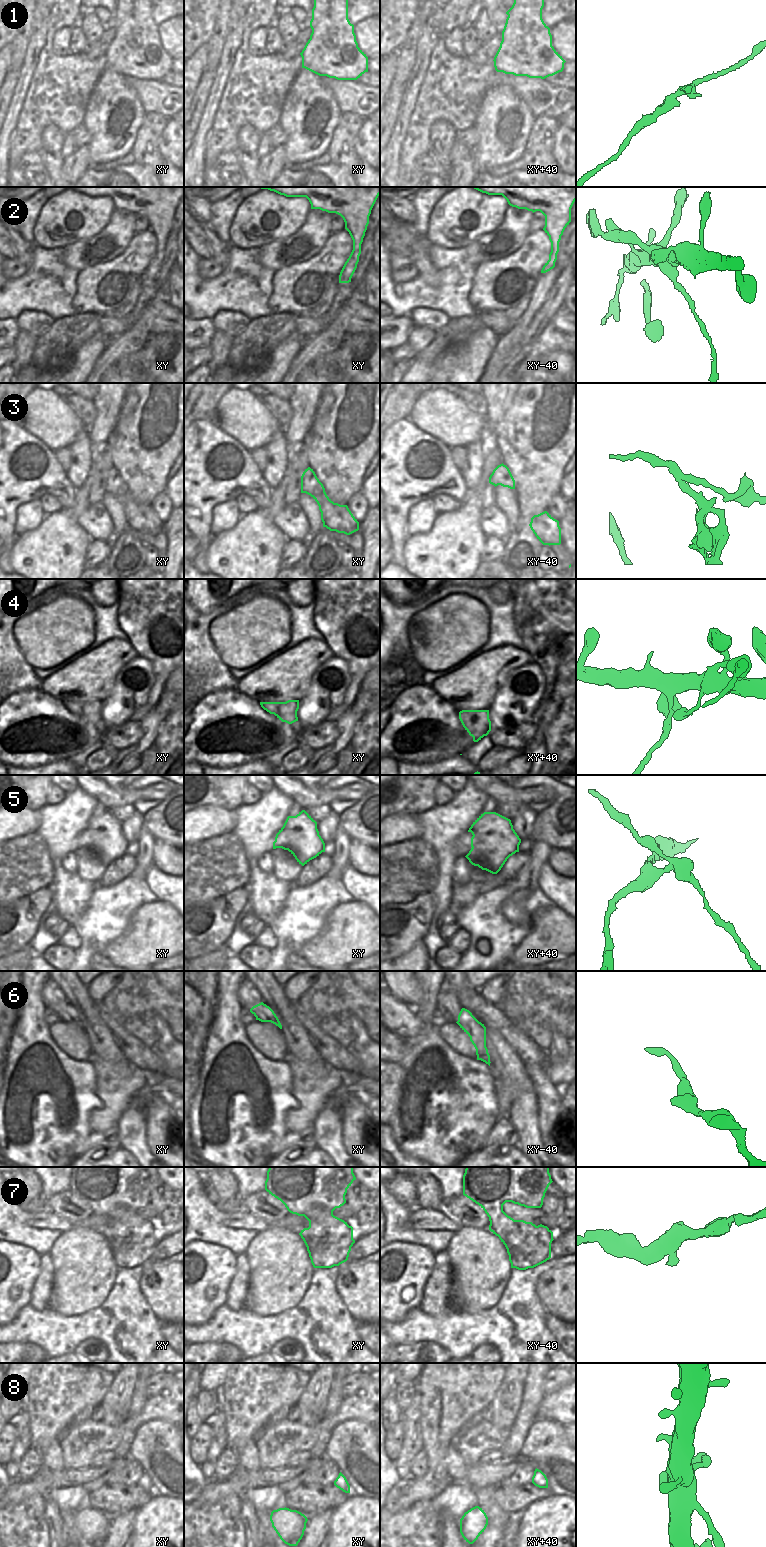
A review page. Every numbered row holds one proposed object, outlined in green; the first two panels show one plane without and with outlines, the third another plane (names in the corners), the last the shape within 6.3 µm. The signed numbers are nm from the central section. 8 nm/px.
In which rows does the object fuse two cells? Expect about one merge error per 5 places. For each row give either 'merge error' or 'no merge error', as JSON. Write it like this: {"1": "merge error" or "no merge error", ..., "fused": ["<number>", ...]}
{"1": "merge error", "2": "merge error", "3": "merge error", "4": "no merge error", "5": "merge error", "6": "no merge error", "7": "no merge error", "8": "no merge error", "fused": ["1", "2", "3", "5"]}

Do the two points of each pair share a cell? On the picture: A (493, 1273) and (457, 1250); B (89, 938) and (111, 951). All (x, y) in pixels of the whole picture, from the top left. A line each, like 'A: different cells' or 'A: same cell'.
A: same cell
B: different cells

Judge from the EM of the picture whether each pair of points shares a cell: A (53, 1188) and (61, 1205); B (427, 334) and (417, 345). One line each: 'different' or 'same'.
A: different
B: same

